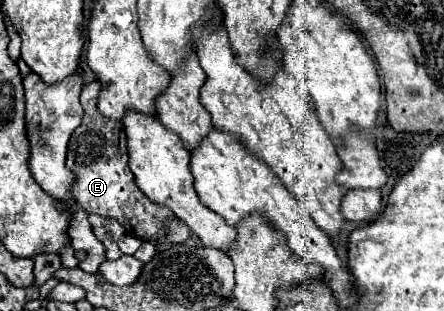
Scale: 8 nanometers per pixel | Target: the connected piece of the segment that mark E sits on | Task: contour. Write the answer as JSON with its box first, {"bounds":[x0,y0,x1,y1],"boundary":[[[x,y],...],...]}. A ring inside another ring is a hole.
{"bounds":[66,81,174,241],"boundary":[[[94,81],[90,85],[84,85],[80,95],[80,103],[84,107],[84,119],[82,125],[70,137],[66,157],[66,167],[76,175],[70,193],[74,201],[82,209],[86,209],[86,213],[112,217],[120,221],[120,225],[126,229],[126,235],[134,235],[142,241],[154,241],[154,237],[162,233],[162,221],[170,221],[174,215],[170,213],[170,209],[152,203],[142,191],[138,191],[132,171],[128,167],[124,125],[100,115],[100,111],[96,109],[98,93],[100,83]]]}

